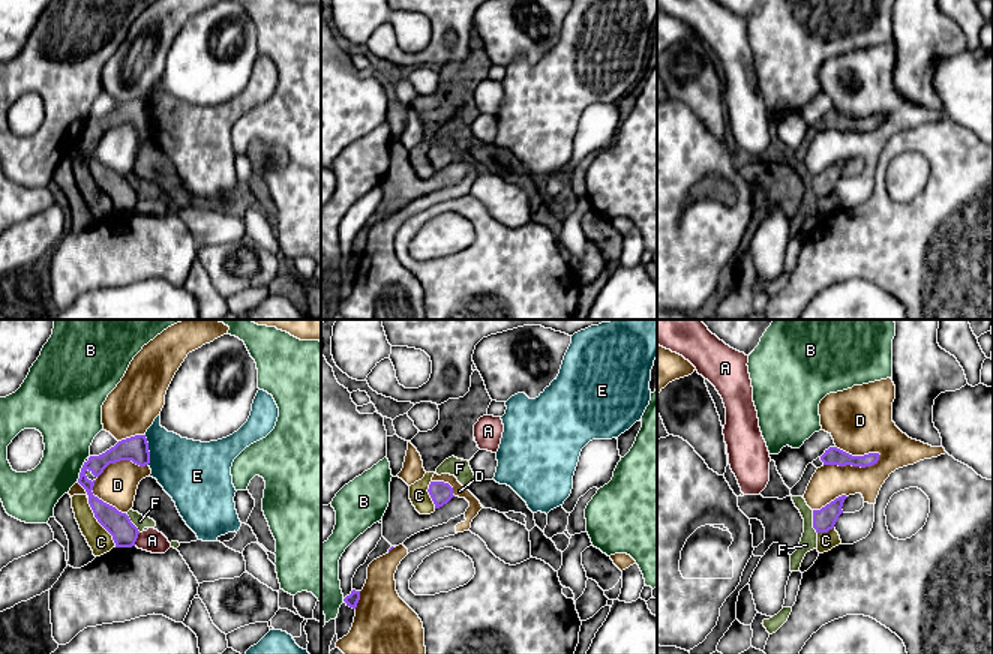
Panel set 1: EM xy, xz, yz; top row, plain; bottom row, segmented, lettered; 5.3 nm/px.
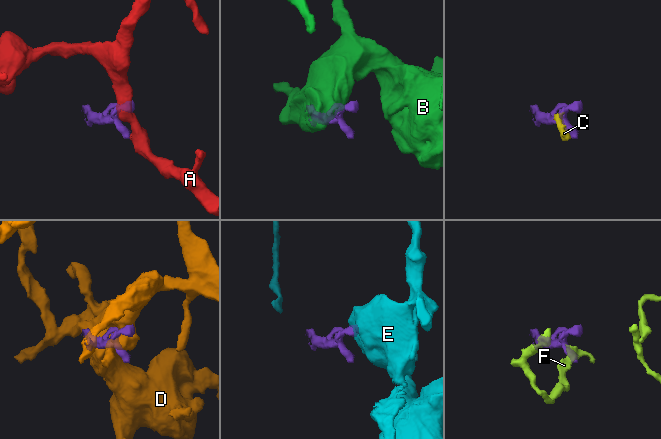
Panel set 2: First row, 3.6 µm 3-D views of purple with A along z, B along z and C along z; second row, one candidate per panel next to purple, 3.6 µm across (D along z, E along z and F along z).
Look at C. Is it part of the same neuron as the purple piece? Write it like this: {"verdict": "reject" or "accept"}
{"verdict": "reject"}

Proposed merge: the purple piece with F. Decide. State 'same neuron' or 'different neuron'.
different neuron

